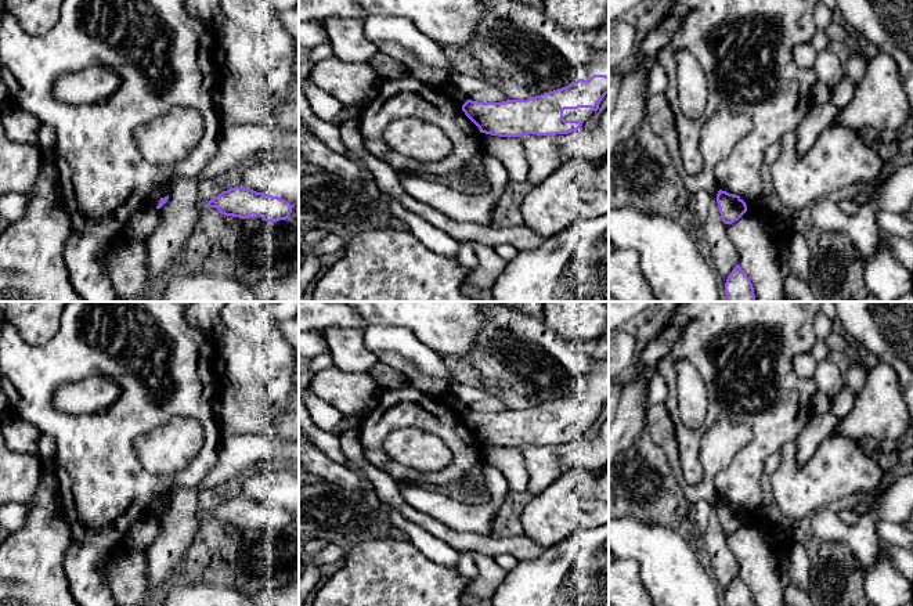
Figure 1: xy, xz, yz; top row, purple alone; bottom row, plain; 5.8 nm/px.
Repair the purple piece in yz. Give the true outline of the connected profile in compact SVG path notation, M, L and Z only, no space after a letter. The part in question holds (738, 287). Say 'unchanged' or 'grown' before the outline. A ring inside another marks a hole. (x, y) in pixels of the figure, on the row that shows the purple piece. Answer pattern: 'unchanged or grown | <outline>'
unchanged | M740 264L729 274L725 282L725 293L726 302L755 302L753 284Z

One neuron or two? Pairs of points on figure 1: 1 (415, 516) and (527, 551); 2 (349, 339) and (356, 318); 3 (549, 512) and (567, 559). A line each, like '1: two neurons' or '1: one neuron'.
1: one neuron
2: two neurons
3: two neurons

